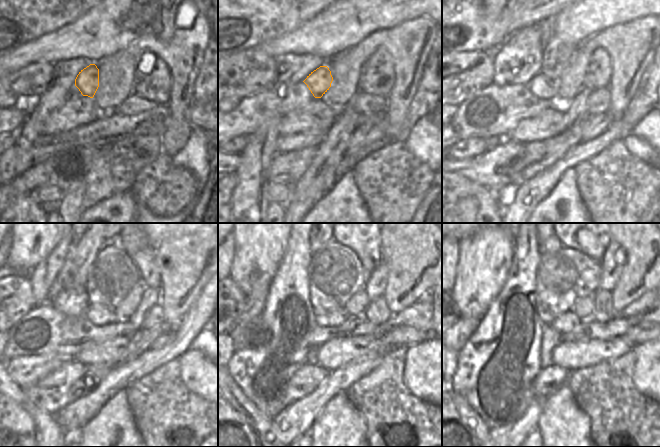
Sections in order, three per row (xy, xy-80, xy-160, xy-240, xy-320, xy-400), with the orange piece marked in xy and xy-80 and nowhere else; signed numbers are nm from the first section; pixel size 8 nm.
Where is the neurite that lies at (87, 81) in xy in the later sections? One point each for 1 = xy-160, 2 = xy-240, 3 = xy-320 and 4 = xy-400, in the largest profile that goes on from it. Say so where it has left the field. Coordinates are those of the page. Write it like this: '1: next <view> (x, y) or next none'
1: next xy-160 (541, 85)
2: next xy-240 (99, 315)
3: next xy-320 (337, 317)
4: next xy-400 (566, 322)

